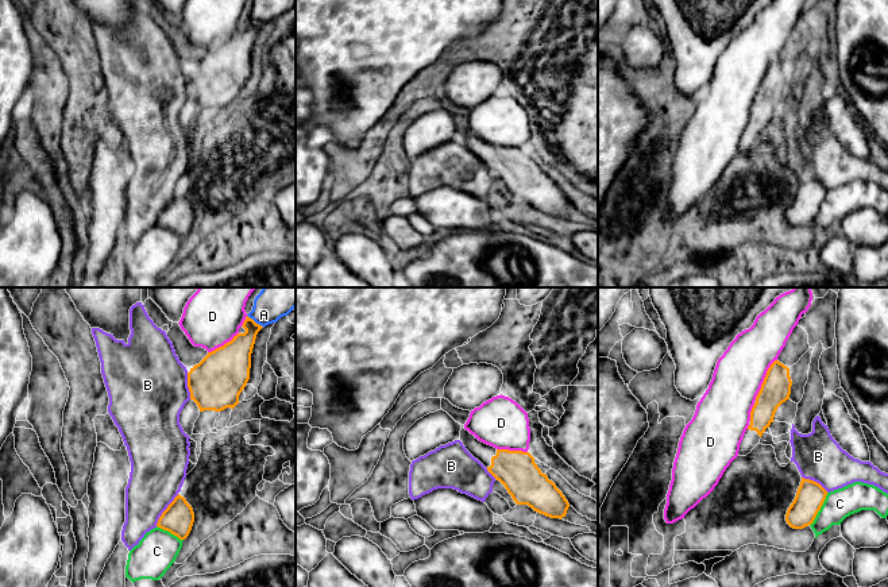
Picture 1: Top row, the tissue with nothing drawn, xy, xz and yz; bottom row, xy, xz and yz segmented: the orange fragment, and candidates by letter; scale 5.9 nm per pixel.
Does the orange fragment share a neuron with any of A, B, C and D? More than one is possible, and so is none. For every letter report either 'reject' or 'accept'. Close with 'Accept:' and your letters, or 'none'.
A: reject
B: reject
C: reject
D: reject
Accept: none

